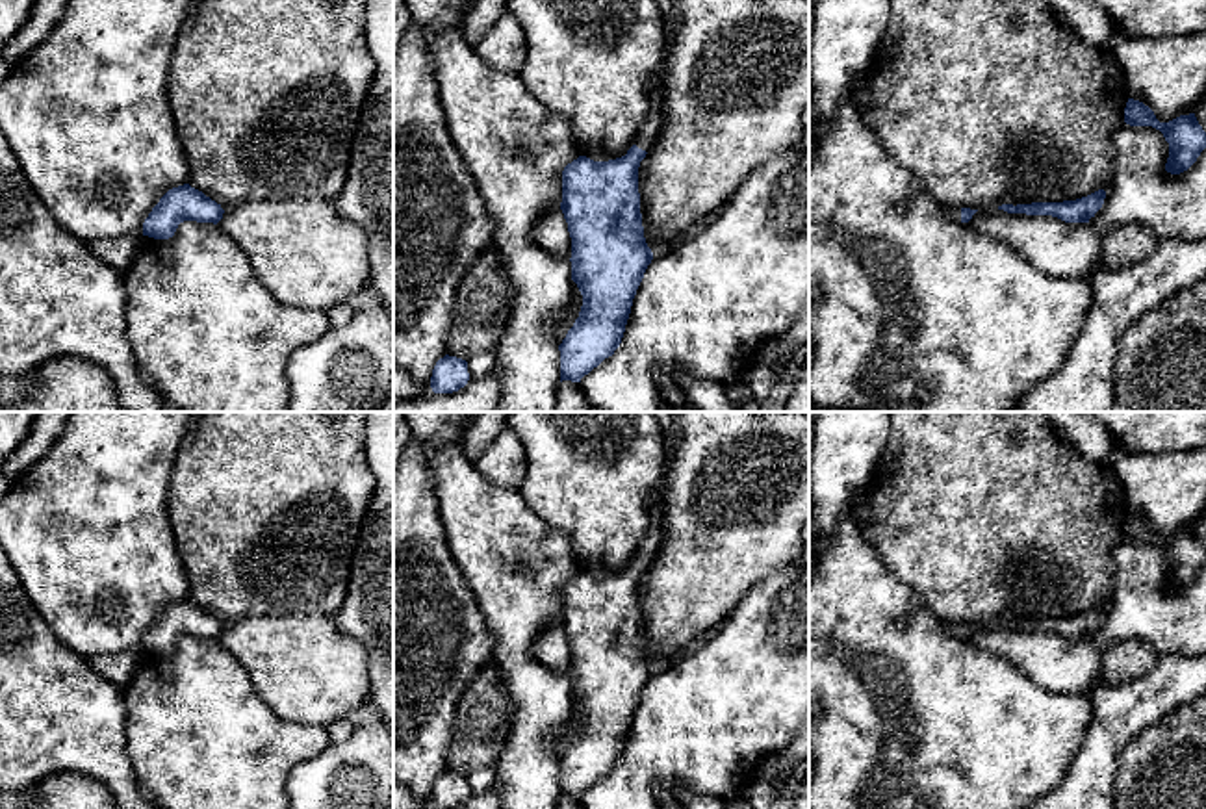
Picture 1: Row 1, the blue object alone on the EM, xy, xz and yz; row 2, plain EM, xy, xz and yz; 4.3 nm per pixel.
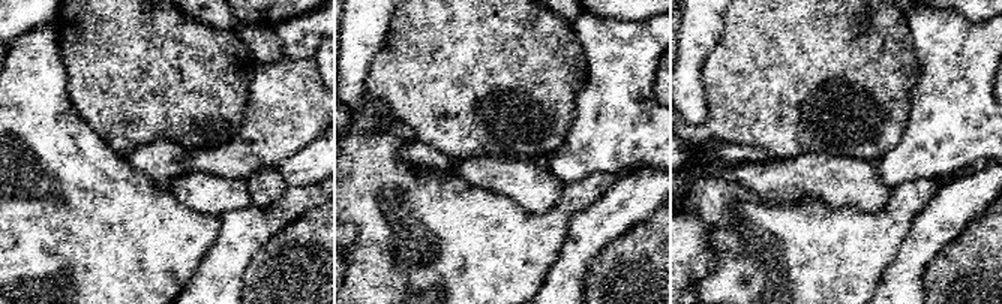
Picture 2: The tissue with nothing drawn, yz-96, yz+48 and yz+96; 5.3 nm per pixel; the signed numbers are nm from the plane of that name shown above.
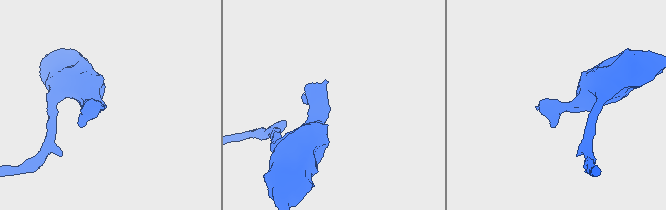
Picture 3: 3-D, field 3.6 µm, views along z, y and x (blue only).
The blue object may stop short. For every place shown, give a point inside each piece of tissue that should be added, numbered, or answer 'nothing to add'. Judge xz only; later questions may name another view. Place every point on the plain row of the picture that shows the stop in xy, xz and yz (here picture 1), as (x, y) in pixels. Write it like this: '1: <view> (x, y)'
1: xz (650, 548)

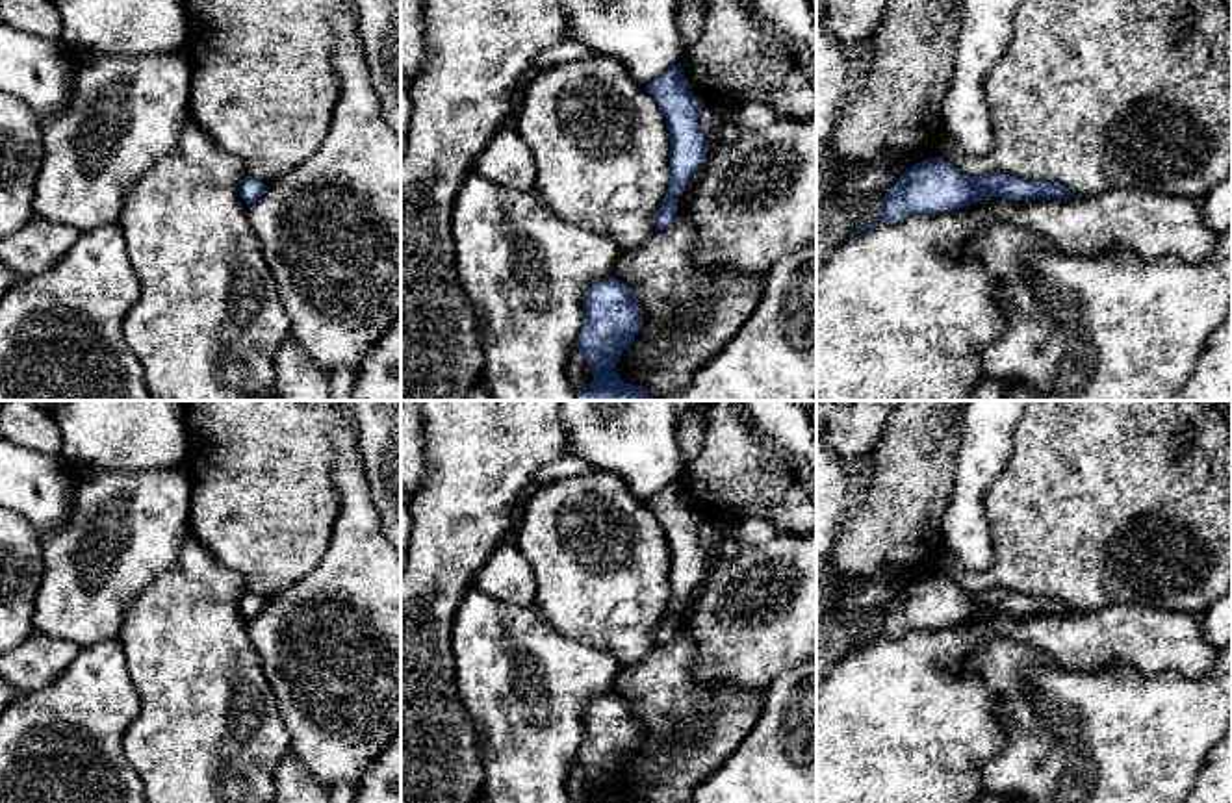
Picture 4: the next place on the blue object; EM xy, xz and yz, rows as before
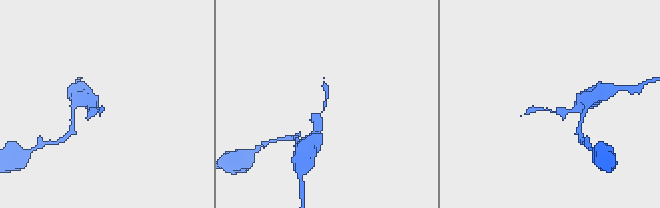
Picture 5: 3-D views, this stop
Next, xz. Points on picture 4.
nothing to add

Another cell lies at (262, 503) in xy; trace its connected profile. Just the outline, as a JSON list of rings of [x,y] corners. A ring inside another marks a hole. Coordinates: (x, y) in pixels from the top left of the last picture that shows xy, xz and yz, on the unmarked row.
[[[184,401],[189,530],[263,601],[310,575],[330,547],[340,512],[332,482],[334,417],[306,401]]]

